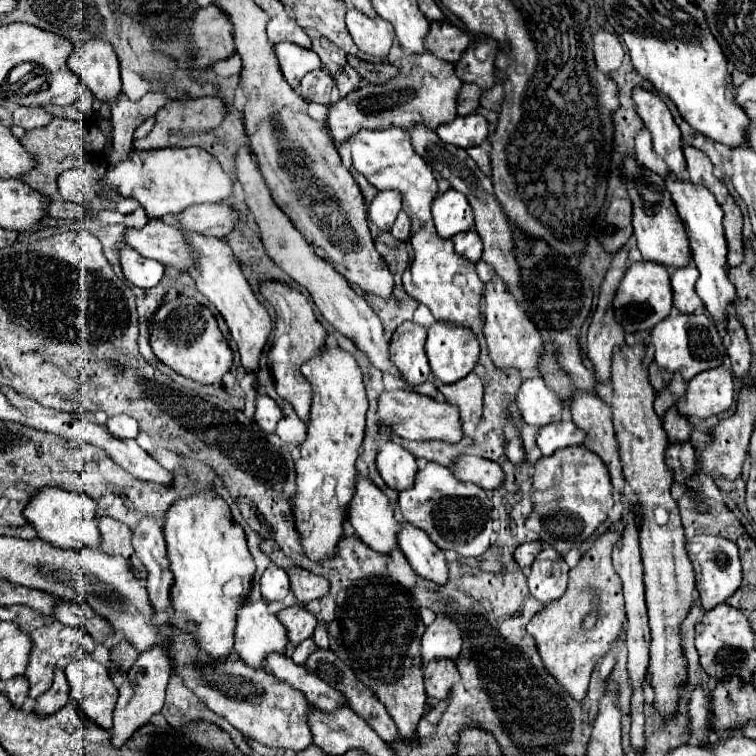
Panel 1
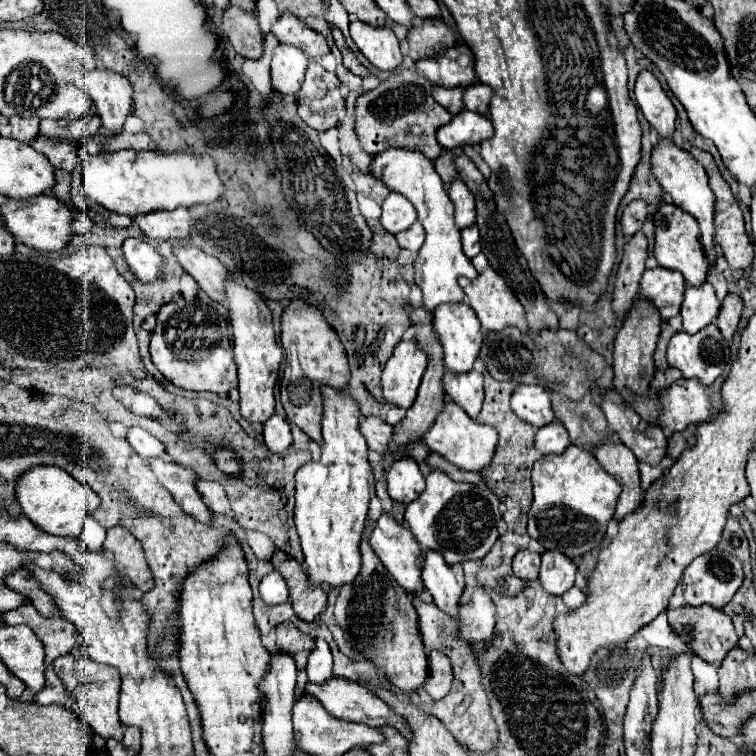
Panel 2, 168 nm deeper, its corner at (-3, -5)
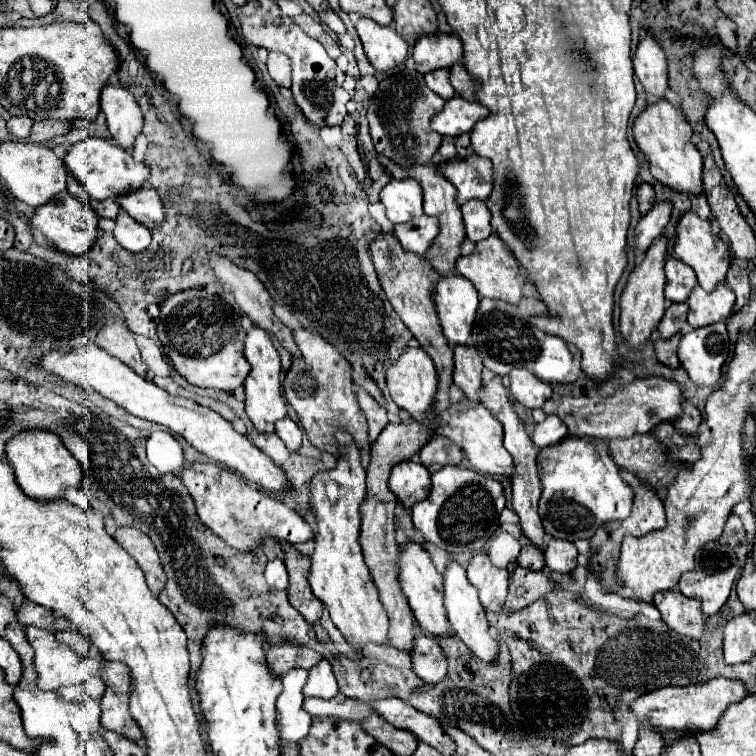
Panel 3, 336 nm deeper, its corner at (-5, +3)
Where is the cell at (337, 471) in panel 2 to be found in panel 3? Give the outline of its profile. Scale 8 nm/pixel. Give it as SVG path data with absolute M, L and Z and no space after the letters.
M347 432L335 434L339 440L341 456L337 466L327 472L319 472L313 478L313 512L317 516L317 540L311 554L309 584L313 594L325 604L333 624L341 630L349 646L363 654L367 644L389 644L387 612L381 606L377 588L363 562L359 544L361 530L361 502L365 498L365 470L361 466L361 454Z

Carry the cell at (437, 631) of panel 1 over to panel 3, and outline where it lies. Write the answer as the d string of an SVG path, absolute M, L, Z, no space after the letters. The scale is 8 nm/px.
M477 552L467 566L469 582L479 590L483 606L489 606L493 600L505 600L509 588L507 568L497 568L487 552Z

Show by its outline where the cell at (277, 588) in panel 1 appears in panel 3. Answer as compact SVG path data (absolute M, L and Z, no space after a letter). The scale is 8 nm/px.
M279 558L271 560L265 568L265 578L267 578L269 586L273 586L277 590L287 590L289 576L287 576L287 568L285 568L283 560L279 560Z

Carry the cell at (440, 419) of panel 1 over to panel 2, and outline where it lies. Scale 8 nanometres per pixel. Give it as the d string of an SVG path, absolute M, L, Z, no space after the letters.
M445 400L443 410L435 418L435 424L431 426L431 430L427 430L423 434L423 440L431 452L445 456L449 462L461 466L463 470L481 472L491 462L491 456L493 456L493 450L497 444L497 432L491 426L477 424L451 400Z

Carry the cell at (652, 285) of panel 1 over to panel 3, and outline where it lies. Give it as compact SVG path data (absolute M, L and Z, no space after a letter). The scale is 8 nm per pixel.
M669 256L667 264L665 264L665 276L667 276L665 298L671 302L685 302L697 282L693 268L687 266L685 262Z

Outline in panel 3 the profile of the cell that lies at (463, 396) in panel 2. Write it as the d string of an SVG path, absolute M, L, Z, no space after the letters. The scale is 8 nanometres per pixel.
M457 344L453 348L455 368L453 368L453 382L465 392L467 398L477 398L481 380L483 380L483 362L471 344Z

